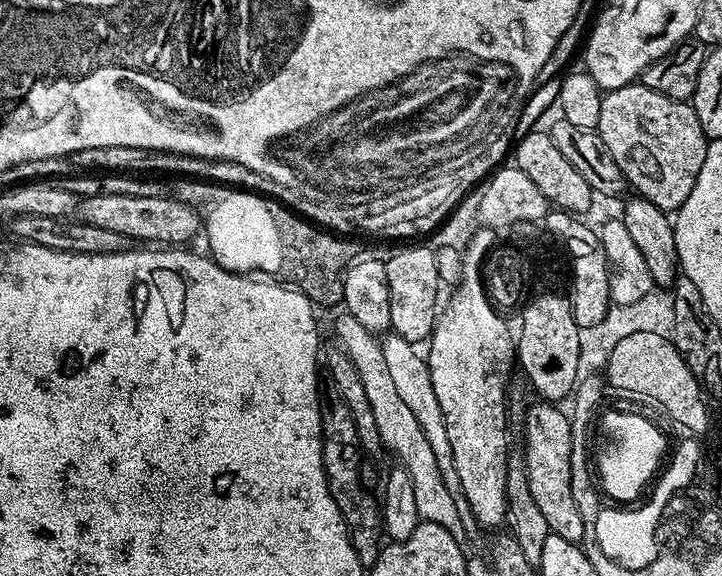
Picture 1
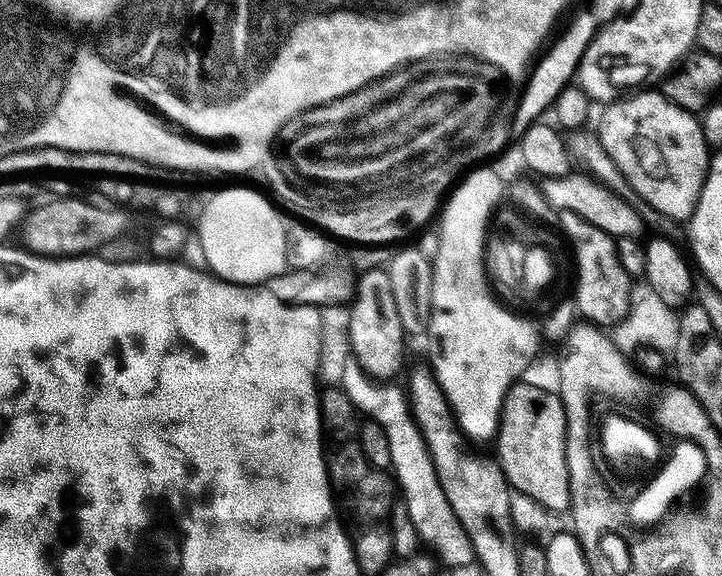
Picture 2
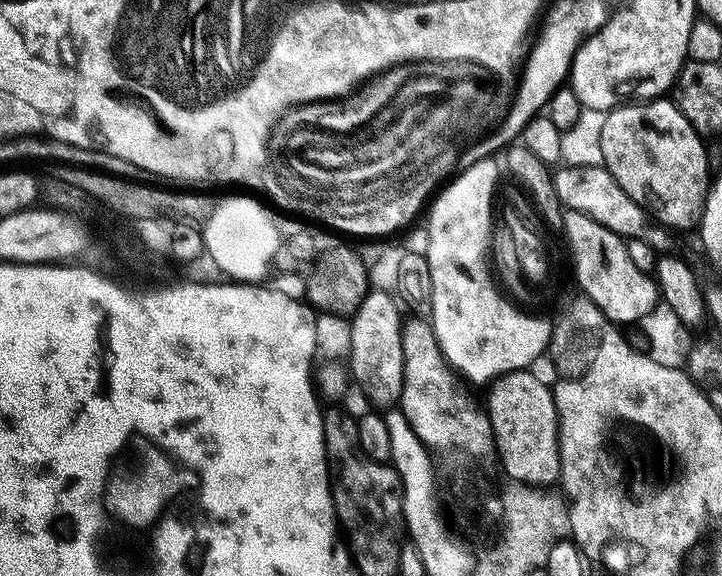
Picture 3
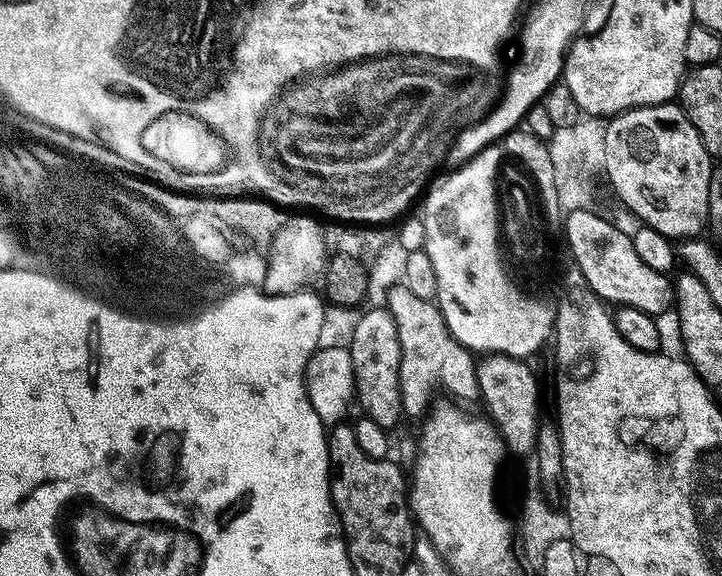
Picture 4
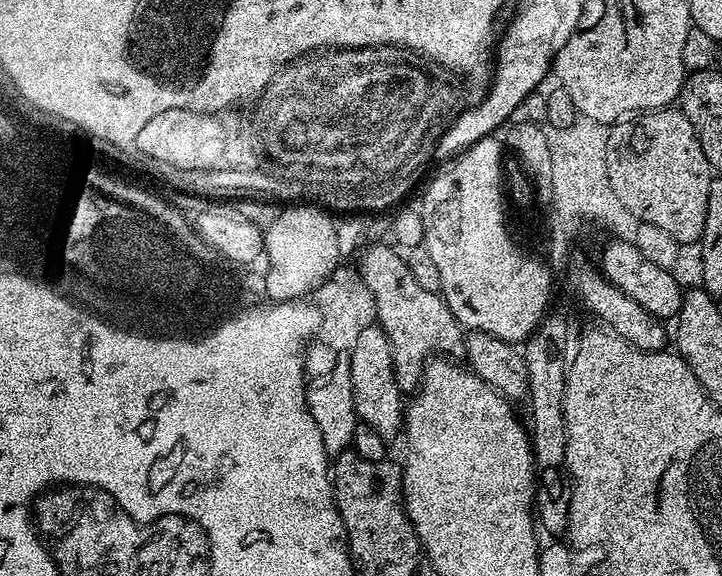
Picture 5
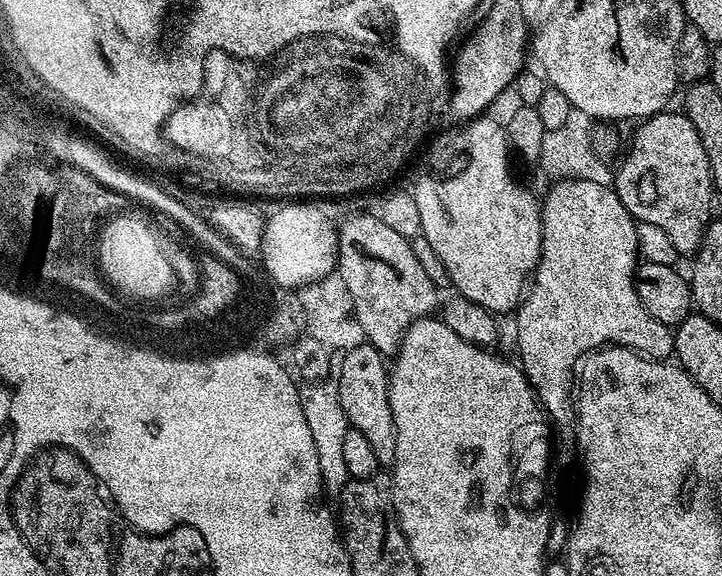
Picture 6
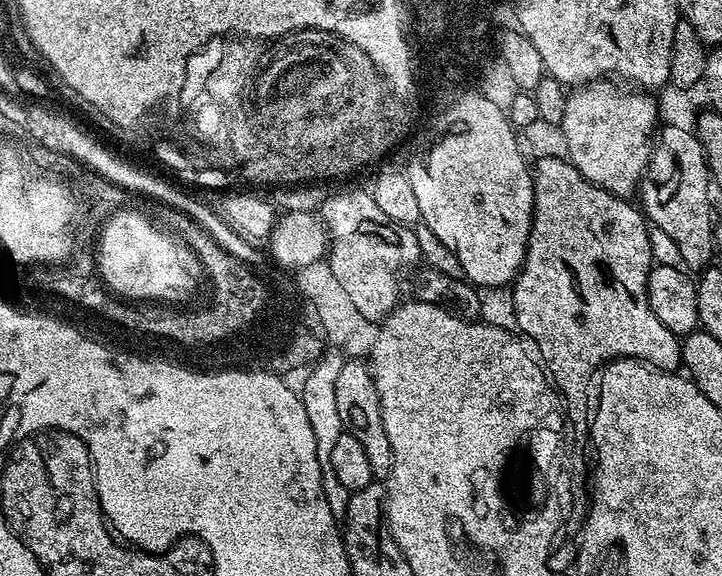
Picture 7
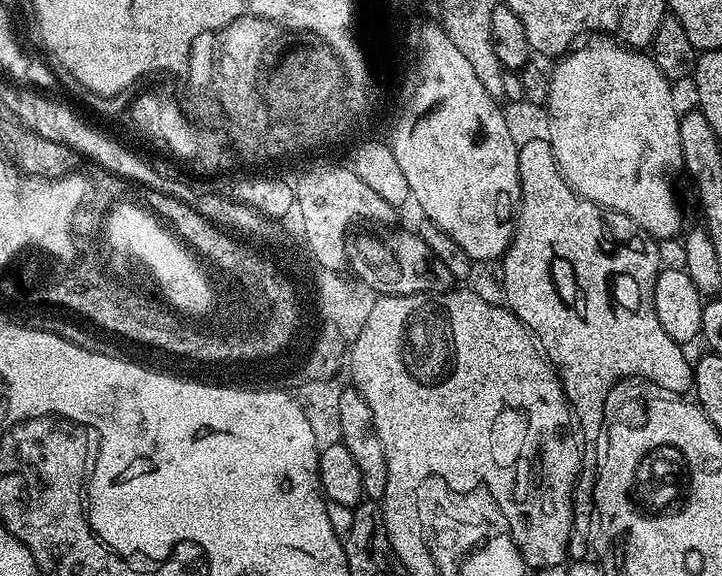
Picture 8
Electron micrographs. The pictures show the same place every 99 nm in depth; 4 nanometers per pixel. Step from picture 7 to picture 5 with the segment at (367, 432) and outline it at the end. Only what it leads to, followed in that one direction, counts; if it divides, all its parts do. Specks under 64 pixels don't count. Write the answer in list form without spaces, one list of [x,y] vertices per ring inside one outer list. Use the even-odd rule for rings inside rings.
[[[378,326],[362,330],[362,334],[358,334],[358,342],[354,342],[347,357],[357,421],[376,431],[386,442],[392,442],[395,436],[401,435],[404,427],[406,400],[394,378],[392,351],[386,334]]]

